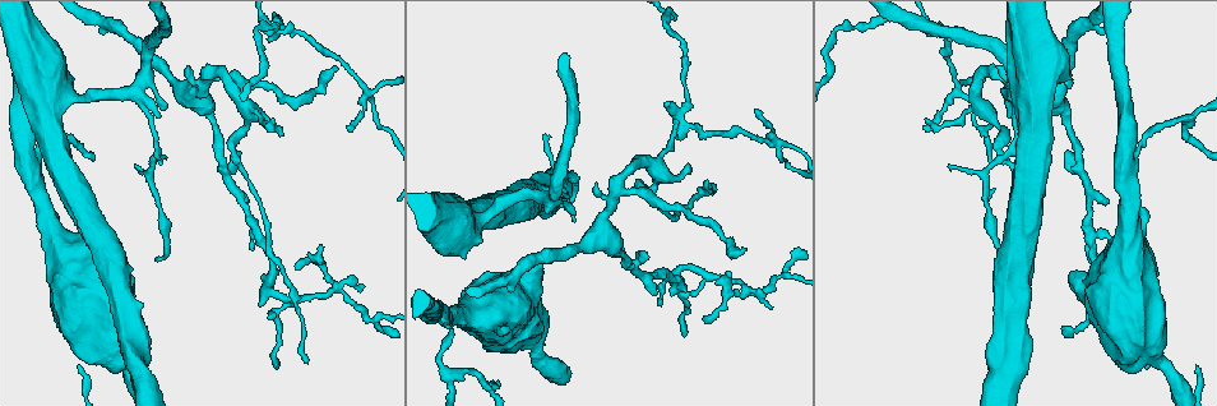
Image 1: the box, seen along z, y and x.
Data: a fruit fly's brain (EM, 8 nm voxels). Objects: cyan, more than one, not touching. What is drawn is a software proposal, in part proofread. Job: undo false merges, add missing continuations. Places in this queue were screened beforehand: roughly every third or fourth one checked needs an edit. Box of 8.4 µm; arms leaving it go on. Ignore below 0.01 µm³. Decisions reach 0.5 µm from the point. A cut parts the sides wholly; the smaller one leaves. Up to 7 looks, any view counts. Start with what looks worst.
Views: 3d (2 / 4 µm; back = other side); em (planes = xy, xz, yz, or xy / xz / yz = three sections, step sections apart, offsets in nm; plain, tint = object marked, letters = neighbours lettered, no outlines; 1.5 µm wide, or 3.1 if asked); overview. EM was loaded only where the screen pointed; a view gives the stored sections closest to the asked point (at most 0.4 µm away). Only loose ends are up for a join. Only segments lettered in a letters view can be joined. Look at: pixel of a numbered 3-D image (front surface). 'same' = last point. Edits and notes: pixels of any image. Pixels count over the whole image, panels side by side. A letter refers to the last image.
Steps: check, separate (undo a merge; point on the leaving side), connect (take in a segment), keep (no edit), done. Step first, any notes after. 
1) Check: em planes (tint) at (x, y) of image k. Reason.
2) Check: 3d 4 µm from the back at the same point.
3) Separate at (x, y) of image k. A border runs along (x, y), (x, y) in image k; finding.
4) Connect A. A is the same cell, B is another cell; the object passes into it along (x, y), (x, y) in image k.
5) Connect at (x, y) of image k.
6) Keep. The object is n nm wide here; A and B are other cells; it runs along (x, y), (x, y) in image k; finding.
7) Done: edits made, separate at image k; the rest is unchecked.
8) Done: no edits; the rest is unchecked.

Check: 3d 4 µm at (1076, 167) of image 1. A fork.

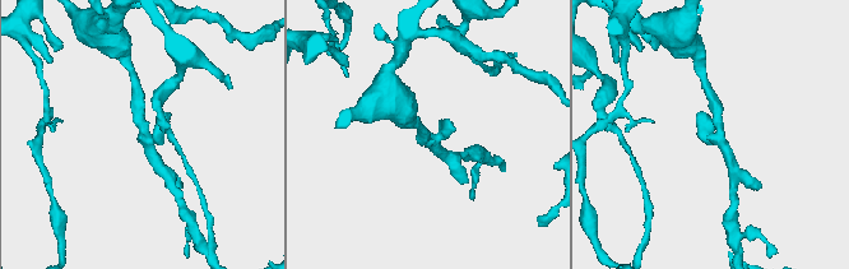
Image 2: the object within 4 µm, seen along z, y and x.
Check: em xy step 8 (tint) at (717, 138) of image 2.

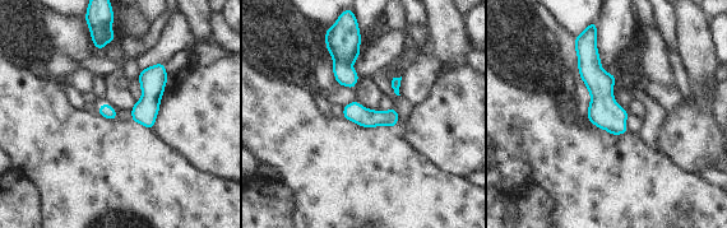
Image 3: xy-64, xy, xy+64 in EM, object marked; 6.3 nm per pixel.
Check: em planes (letters) at the same point.

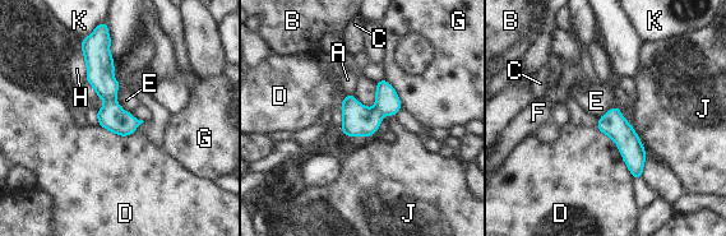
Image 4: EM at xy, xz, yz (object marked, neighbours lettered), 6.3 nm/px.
Keep. The object is 160 nm wide here; A, B, C, D, E, F, G, H, J and K are other cells; a border runs along (120, 84), (116, 102), (130, 112) in image 4; continuous, no second cell.

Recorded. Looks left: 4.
Check: 3d 4 µm at (156, 257) of image 1. Thin end.

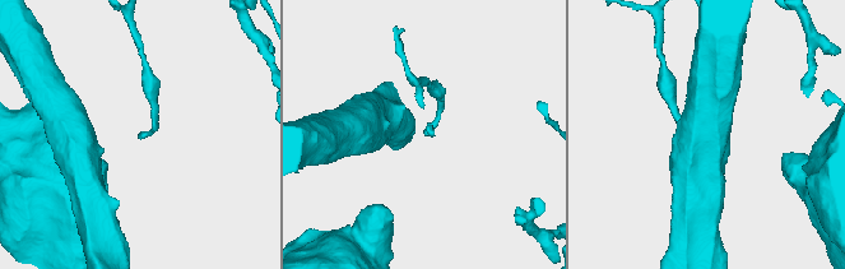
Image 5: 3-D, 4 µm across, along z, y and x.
Check: em xy step 8 (letters) at (141, 135) of image 5.

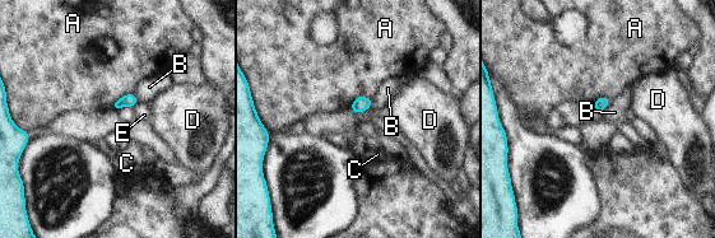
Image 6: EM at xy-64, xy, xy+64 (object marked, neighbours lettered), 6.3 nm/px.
Check: em planes (letters) at the same point. Cut it another way.

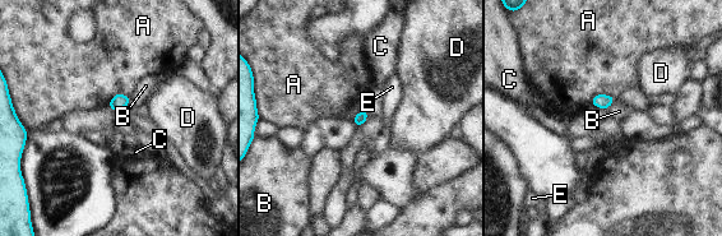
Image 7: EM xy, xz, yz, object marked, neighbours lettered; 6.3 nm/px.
Keep. The object is 70 nm wide here; the longest contact is with A, 170 nm; A, B, C, D and E are other cells; none of them fits.

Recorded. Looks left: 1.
Check: em planes (letters) at (676, 112) of image 1. Calibre changes.

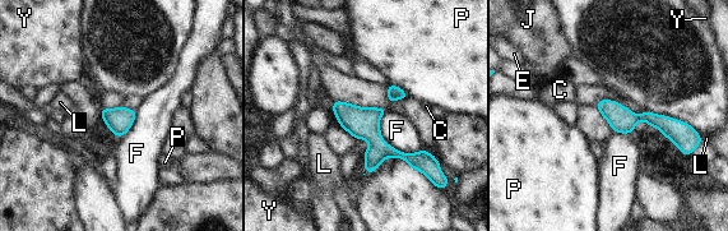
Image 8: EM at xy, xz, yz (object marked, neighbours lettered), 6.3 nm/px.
Keep. The object is 160 nm wide here; C, E, F, J, L, P and Y are other cells; a border runs along (383, 112), (385, 142), (422, 149) in image 8; one cell here.

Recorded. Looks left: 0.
Done: no edits; the rest is unchecked.

